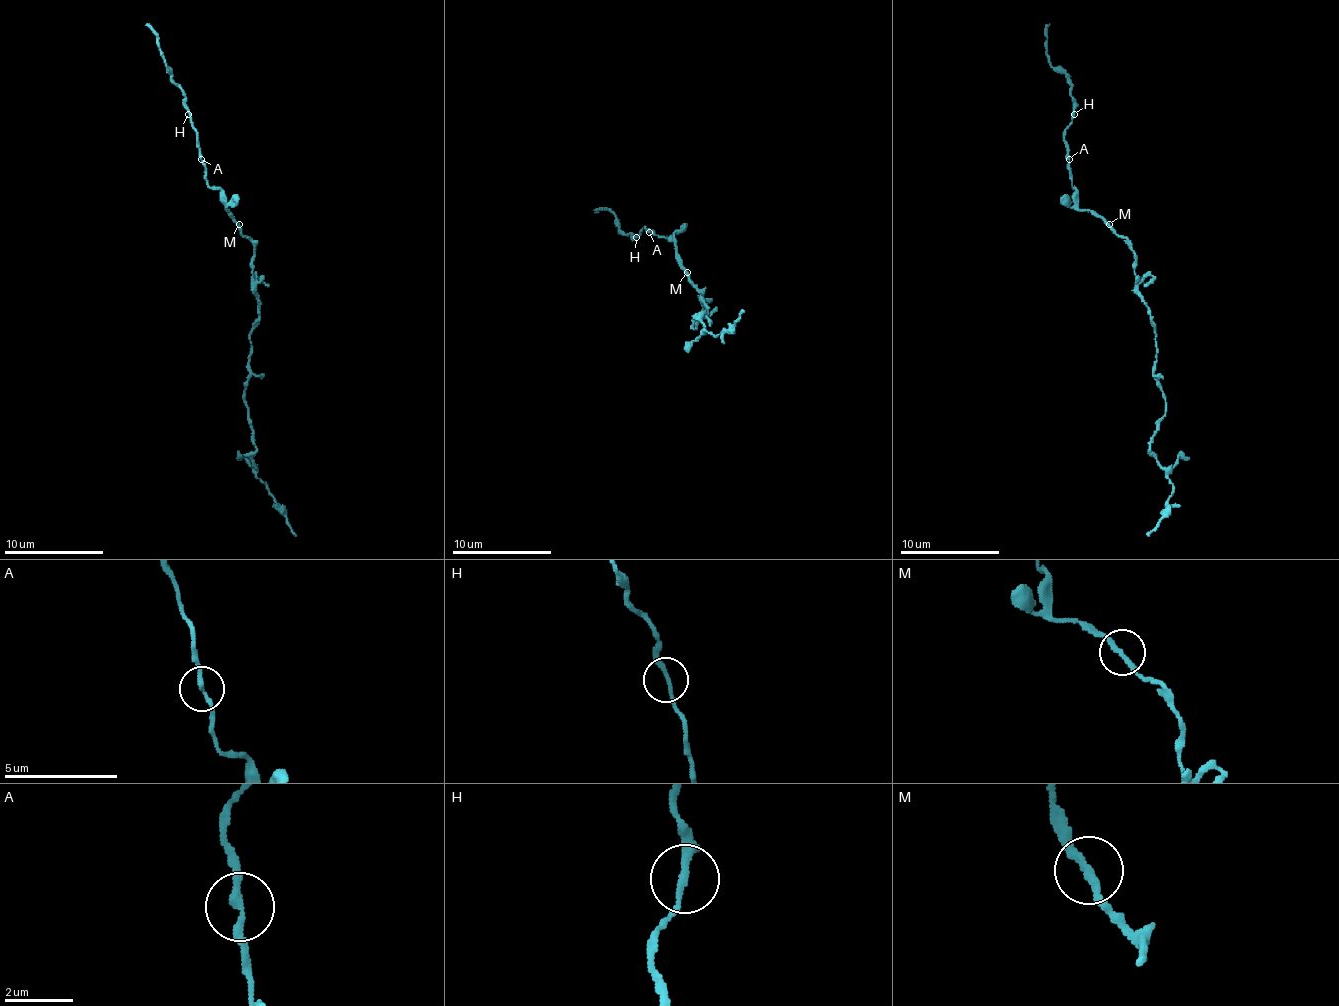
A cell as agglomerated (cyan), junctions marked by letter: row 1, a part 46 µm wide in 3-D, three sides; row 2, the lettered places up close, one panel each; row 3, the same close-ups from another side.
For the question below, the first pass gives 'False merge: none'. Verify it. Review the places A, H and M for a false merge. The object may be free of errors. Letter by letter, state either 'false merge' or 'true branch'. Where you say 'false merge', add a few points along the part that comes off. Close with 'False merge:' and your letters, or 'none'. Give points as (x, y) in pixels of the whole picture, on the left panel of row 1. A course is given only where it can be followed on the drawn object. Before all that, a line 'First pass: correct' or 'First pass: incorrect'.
First pass: correct
A: true branch
H: true branch
M: true branch
False merge: none

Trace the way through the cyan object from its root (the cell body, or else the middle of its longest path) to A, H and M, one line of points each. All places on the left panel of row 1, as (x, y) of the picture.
A: (253, 266), (253, 243), (228, 211), (223, 194), (208, 184), (206, 164), (201, 159)
H: (253, 266), (253, 243), (228, 211), (223, 194), (206, 179), (206, 164), (188, 114)
M: (253, 266), (253, 243), (240, 233), (238, 223)

